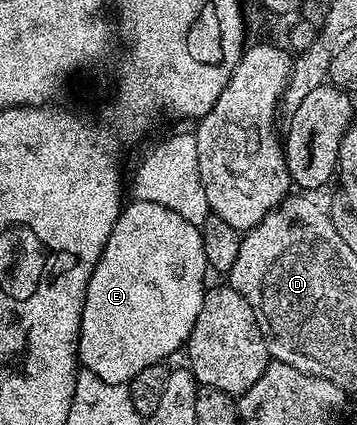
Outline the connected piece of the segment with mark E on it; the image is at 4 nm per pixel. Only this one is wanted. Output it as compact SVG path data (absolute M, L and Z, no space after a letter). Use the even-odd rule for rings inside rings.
M133 199L131 203L121 207L104 255L90 274L80 319L80 341L76 344L79 363L102 378L102 382L111 384L127 384L142 374L146 366L167 361L167 356L187 345L190 330L194 330L194 322L198 319L198 310L202 310L206 291L204 279L210 276L199 227L156 202Z

